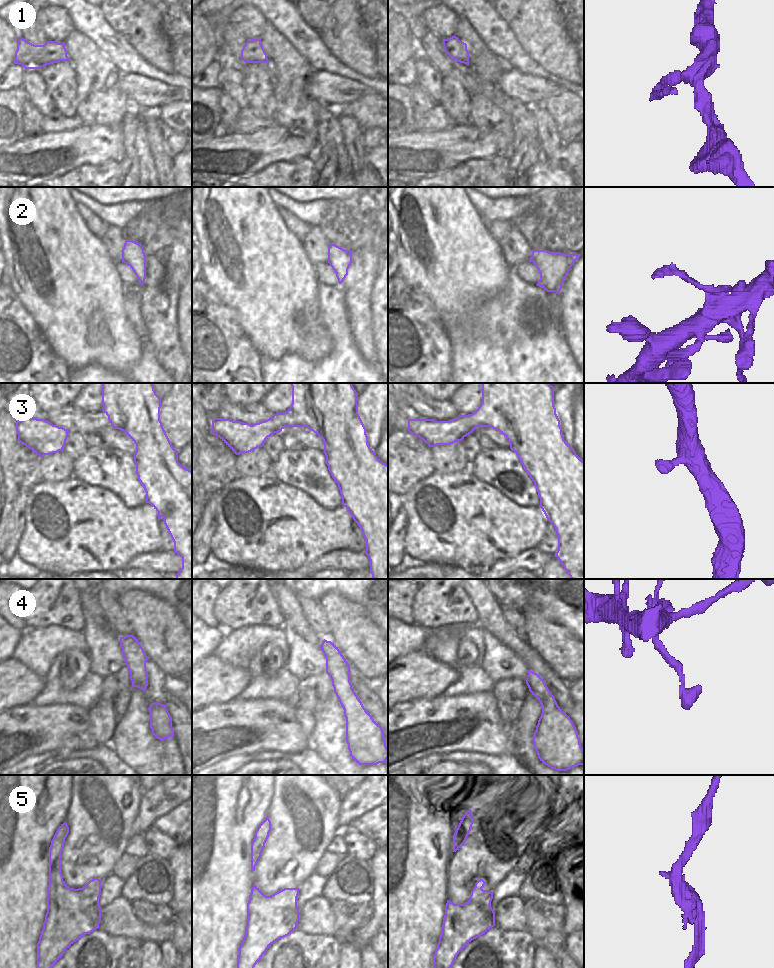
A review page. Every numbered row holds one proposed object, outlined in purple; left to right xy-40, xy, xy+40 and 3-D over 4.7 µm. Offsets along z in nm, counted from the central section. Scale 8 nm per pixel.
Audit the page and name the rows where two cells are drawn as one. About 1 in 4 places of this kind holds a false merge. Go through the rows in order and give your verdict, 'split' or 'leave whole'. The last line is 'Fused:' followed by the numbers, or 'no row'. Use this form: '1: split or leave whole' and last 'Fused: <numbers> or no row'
1: leave whole
2: leave whole
3: leave whole
4: leave whole
5: leave whole
Fused: no row

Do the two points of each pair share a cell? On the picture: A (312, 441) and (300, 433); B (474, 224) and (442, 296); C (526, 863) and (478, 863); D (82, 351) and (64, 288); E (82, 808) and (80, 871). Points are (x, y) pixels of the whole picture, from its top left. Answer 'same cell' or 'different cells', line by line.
A: same cell
B: same cell
C: different cells
D: same cell
E: same cell

